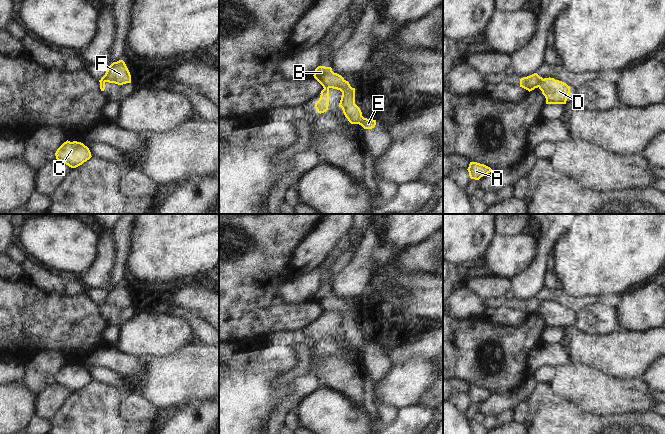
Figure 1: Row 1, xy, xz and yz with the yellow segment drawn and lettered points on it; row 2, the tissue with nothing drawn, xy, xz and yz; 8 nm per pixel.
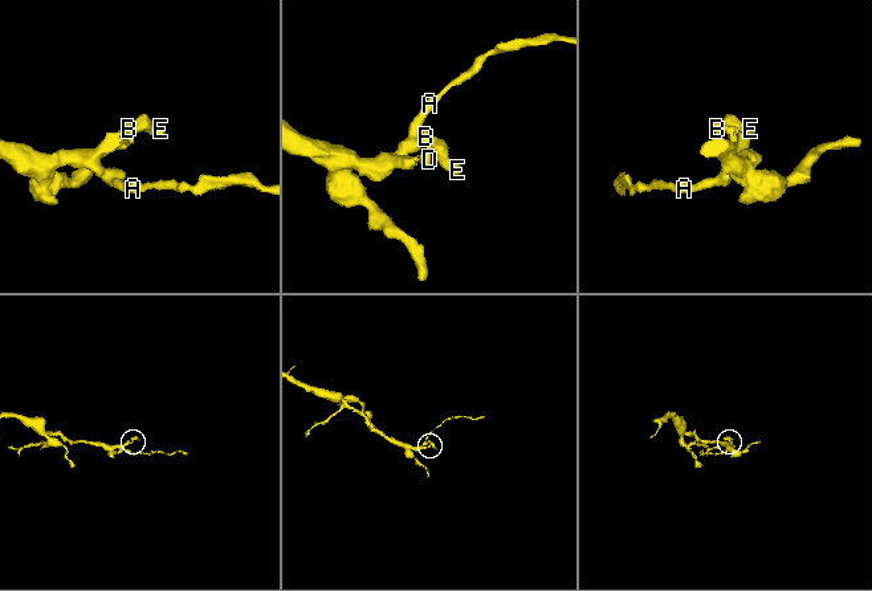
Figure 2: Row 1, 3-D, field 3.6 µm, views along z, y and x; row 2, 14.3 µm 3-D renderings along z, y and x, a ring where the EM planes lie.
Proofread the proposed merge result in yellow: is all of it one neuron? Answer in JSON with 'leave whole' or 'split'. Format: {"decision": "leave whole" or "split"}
{"decision": "split"}

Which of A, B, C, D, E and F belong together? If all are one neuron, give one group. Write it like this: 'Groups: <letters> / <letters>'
Groups: A C D / B E F.

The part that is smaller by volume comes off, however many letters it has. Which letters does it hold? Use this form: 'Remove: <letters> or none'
Remove: B, E, F

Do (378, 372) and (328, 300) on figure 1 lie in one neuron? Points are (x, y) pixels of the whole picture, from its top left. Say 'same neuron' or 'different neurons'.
same neuron

